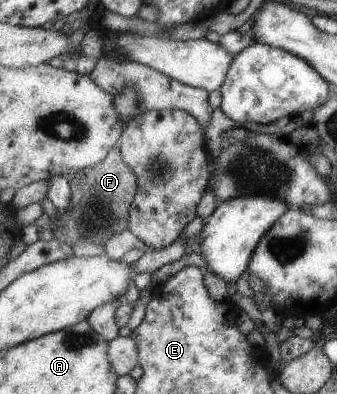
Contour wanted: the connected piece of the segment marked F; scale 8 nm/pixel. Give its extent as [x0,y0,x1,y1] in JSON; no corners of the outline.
[42,145,138,247]

